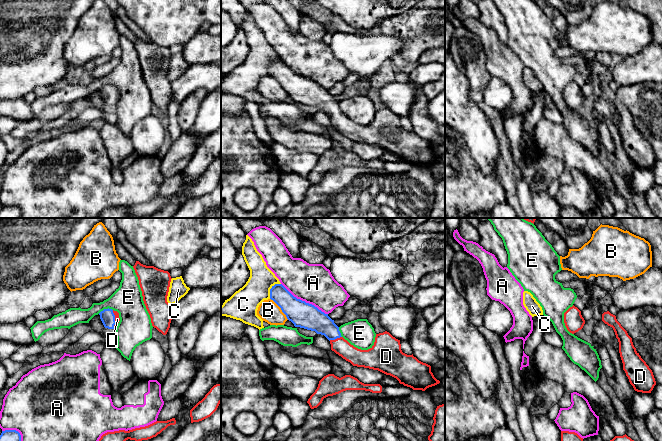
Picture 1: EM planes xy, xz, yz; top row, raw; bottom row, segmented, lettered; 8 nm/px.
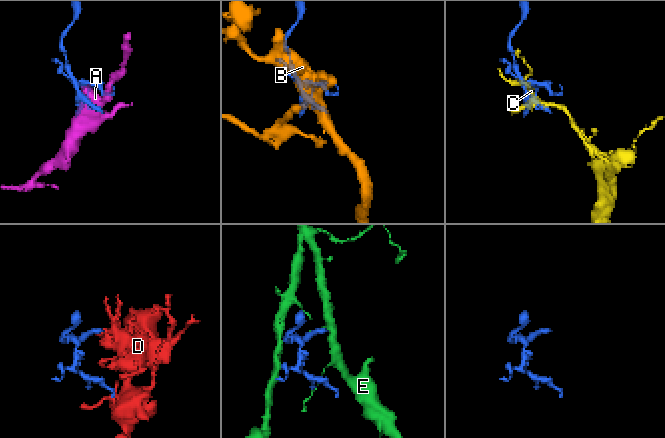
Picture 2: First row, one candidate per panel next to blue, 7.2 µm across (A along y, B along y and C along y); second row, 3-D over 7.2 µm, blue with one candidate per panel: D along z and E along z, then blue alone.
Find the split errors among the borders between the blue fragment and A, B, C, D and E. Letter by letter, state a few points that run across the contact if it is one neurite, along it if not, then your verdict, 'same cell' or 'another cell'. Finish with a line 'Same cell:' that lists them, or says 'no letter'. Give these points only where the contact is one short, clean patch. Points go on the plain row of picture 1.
A: another cell
B: another cell
C: another cell
D: xy (107, 92), (114, 95), (117, 95) | same cell
E: xy (112, 85), (105, 84), (98, 89) | another cell
Same cell: D

